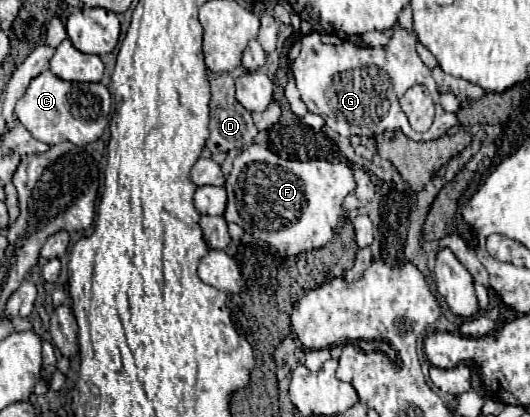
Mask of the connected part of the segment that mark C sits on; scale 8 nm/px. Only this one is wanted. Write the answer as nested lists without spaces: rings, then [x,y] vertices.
[[[50,70],[36,76],[30,86],[26,88],[24,96],[16,102],[16,118],[20,124],[40,142],[46,142],[48,146],[60,144],[64,140],[86,146],[94,140],[98,140],[104,134],[104,128],[108,126],[108,114],[112,108],[110,92],[100,82],[86,84],[86,82],[66,82],[56,78]]]

